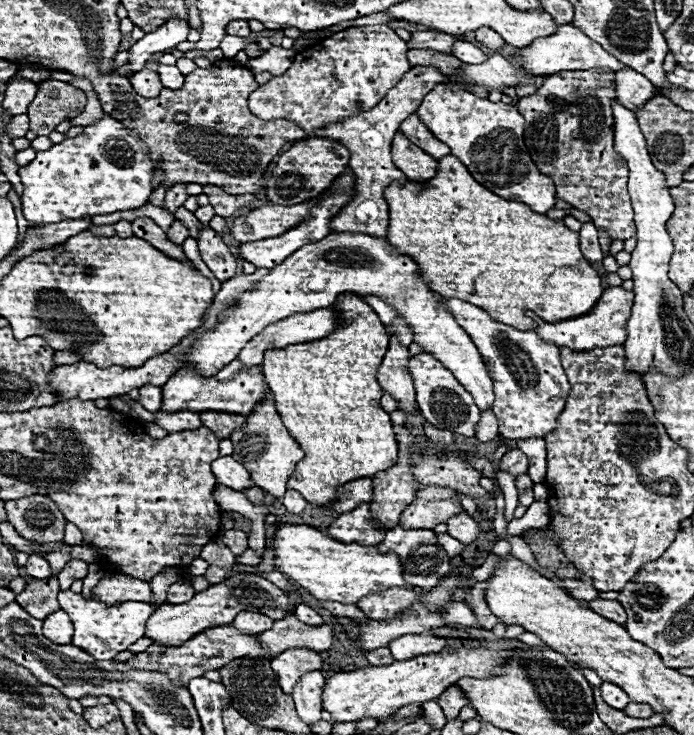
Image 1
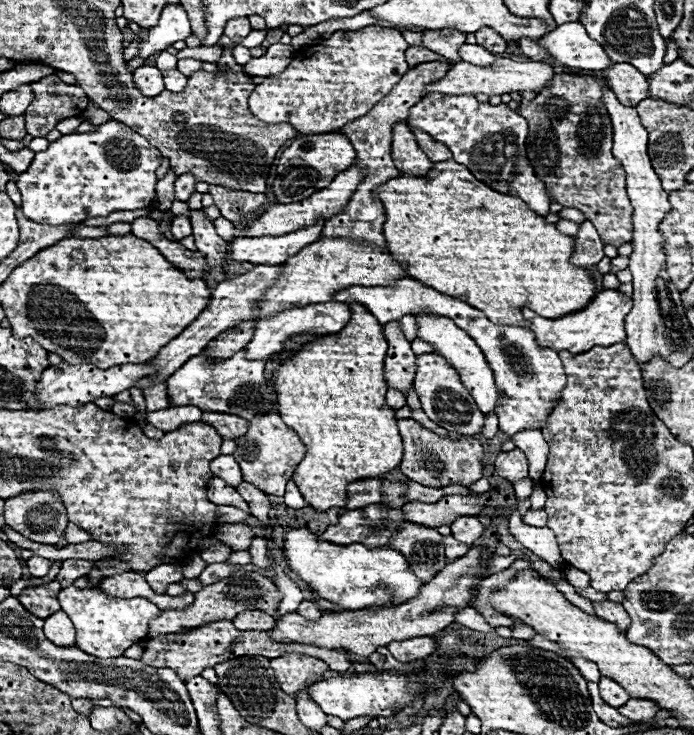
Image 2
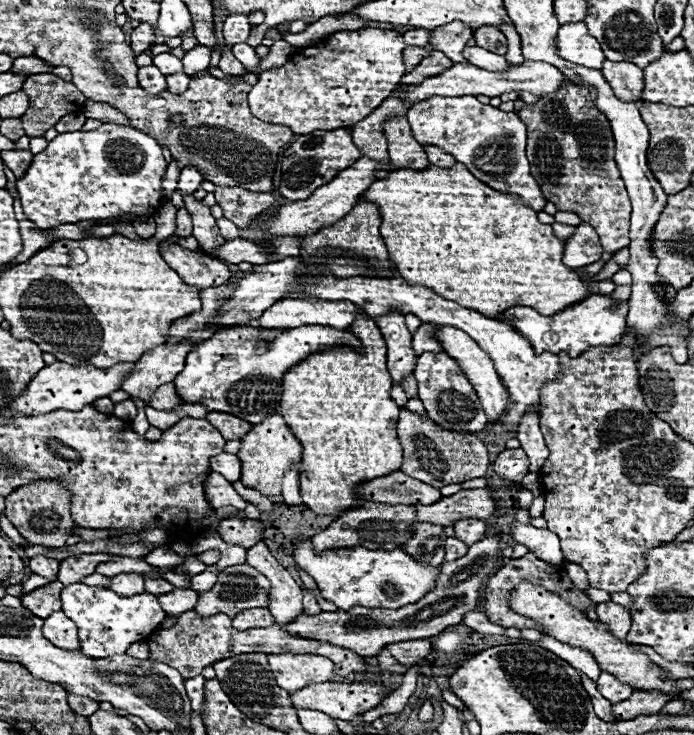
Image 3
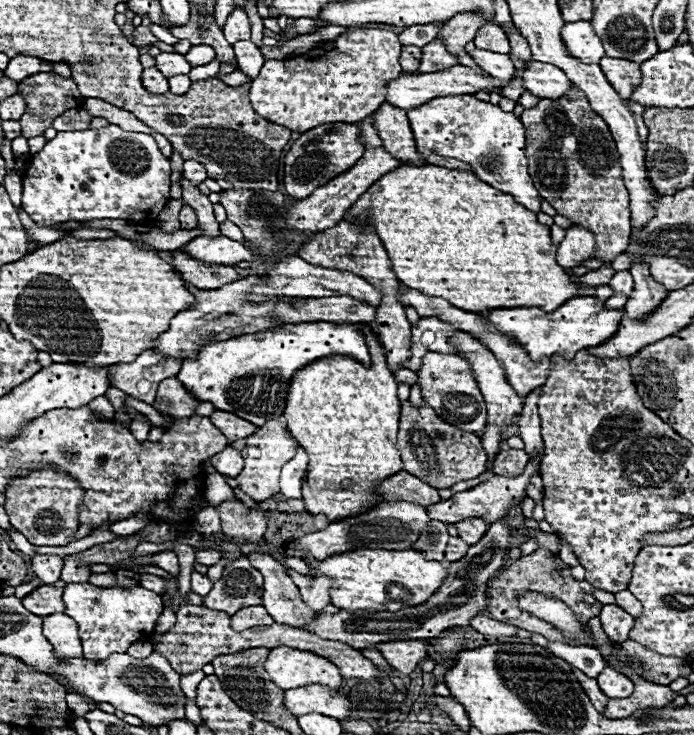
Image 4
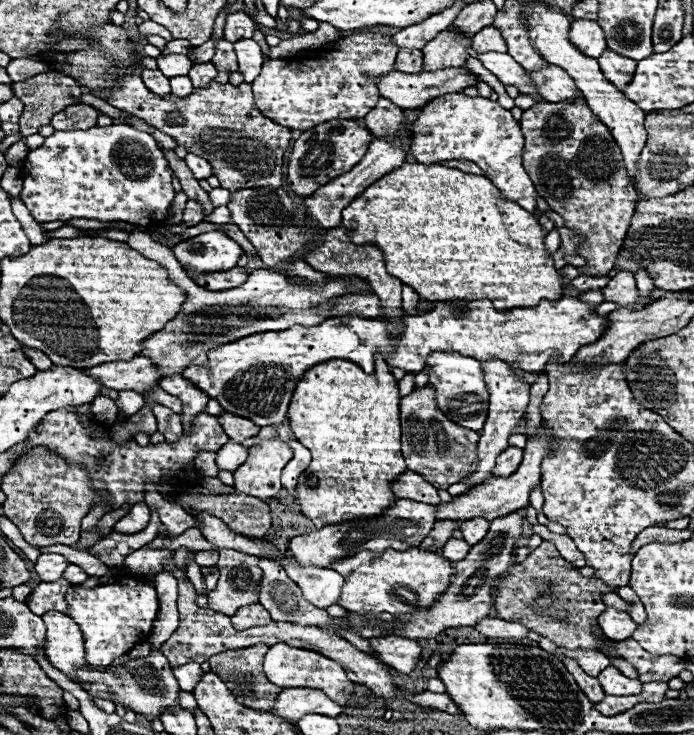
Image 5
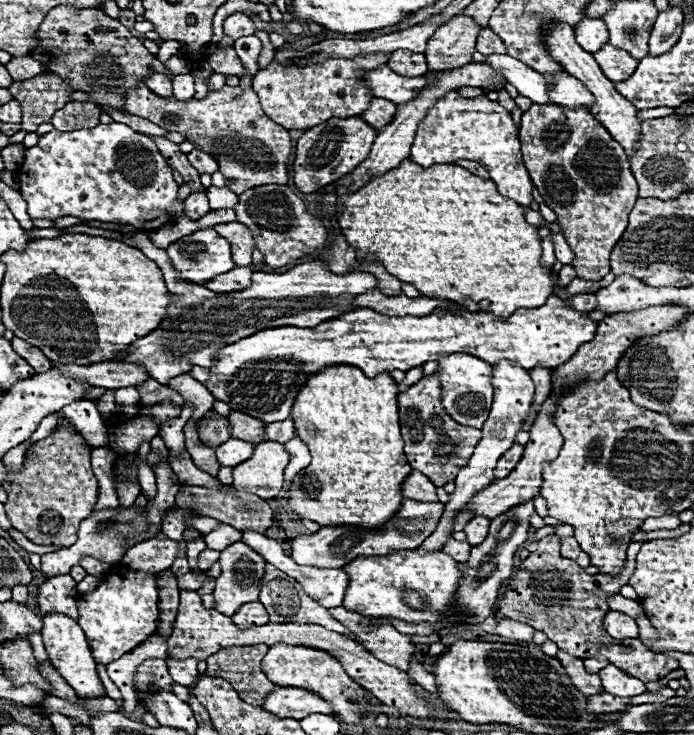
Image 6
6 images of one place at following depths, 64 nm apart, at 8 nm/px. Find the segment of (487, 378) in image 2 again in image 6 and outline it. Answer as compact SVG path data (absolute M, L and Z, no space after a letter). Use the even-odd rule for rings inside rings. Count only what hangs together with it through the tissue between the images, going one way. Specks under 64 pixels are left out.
M498 362L492 366L492 388L494 388L494 402L488 414L488 420L482 426L482 440L476 444L474 456L470 458L470 464L466 468L462 468L458 472L456 478L456 492L450 494L450 500L446 502L446 510L440 518L438 528L422 542L422 550L432 552L432 550L440 550L448 538L452 538L452 522L454 522L454 512L462 508L462 504L466 504L466 500L470 500L470 496L474 496L474 492L480 492L482 488L486 488L492 480L494 480L494 468L498 458L512 448L514 444L514 436L520 432L524 420L530 414L530 404L532 404L532 396L534 396L534 384L530 380L530 374L524 368L514 368L512 364L506 362Z

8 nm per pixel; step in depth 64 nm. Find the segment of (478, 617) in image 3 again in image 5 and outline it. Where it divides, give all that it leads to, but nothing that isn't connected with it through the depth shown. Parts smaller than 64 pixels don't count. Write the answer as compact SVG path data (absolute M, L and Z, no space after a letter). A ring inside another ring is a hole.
M482 618L474 628L488 638L524 638L528 634L528 630L520 624L510 624L508 620L498 618Z

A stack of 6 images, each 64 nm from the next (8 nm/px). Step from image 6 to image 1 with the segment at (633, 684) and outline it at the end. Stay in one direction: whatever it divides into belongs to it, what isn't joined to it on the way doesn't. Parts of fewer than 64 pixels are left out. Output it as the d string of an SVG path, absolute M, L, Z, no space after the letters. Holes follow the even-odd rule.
M604 682L600 686L600 692L602 692L602 698L606 704L610 704L612 708L618 708L618 710L624 710L626 704L630 702L626 692L622 688L618 688L616 684L610 684L610 682Z

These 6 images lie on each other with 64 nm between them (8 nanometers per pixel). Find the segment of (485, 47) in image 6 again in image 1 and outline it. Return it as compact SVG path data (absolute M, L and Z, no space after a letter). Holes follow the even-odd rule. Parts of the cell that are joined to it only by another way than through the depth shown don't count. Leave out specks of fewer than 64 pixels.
M478 28L476 30L476 40L482 44L482 46L486 46L486 48L490 48L490 50L498 50L498 48L502 48L506 42L502 40L502 36L498 36L498 32L494 32L492 28Z

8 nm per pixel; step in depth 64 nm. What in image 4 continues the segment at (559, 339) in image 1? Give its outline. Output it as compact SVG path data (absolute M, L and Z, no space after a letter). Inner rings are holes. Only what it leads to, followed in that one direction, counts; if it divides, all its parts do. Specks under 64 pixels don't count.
M580 296L572 298L570 302L564 302L554 312L542 312L540 308L528 306L528 308L506 308L498 312L488 312L486 320L490 320L498 332L504 332L518 340L526 348L532 360L540 360L542 356L566 356L572 360L576 352L592 346L600 346L606 340L610 340L620 326L620 320L624 316L624 310L606 310L604 302L600 302L594 296Z

